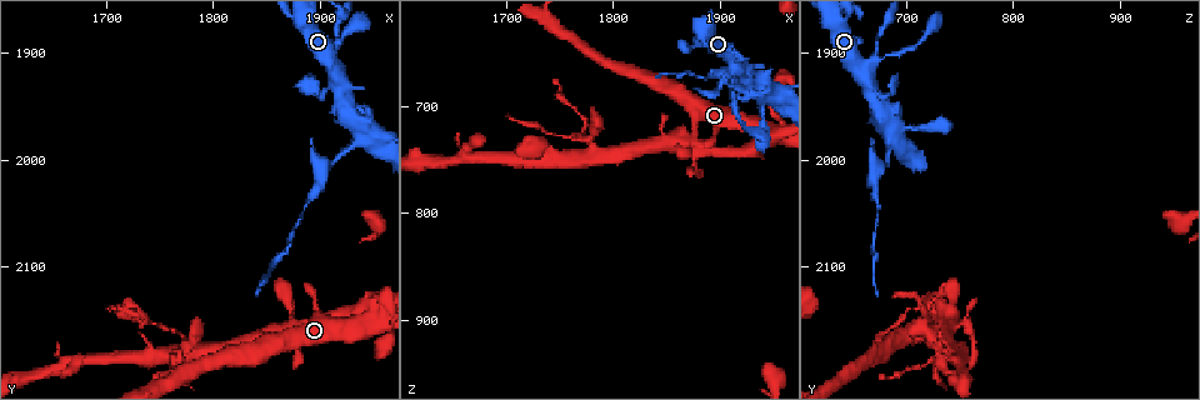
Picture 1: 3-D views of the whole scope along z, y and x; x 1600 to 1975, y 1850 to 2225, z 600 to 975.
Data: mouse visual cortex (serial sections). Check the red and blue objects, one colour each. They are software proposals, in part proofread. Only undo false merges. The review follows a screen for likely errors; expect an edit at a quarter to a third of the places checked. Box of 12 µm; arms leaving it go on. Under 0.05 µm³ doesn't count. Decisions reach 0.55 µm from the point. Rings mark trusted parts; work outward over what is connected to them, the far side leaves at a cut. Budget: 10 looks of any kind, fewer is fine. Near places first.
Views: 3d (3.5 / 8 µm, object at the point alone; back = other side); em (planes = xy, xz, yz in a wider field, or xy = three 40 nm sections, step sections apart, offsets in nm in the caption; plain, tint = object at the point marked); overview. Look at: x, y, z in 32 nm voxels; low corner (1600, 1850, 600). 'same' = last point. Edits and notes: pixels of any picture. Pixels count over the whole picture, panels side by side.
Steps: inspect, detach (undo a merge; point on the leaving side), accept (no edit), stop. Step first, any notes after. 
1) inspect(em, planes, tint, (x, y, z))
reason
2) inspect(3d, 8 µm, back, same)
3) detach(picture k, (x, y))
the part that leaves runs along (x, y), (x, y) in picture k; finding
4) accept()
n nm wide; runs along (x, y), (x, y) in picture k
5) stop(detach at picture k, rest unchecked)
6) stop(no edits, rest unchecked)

inspect(3d, 3.5 µm, (1956, 2146, 724))
thick turns thin

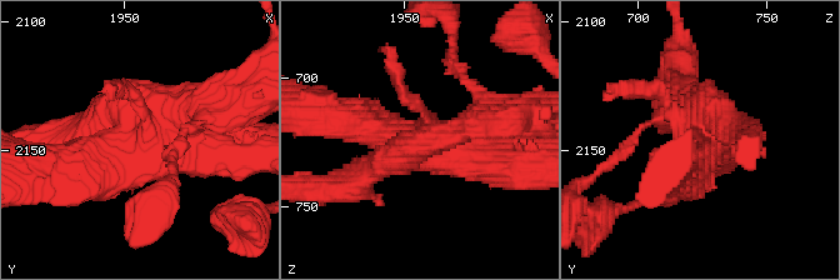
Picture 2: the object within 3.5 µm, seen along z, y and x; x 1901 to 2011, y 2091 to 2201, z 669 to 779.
inspect(em, planes, tint, (1953, 2146, 727))

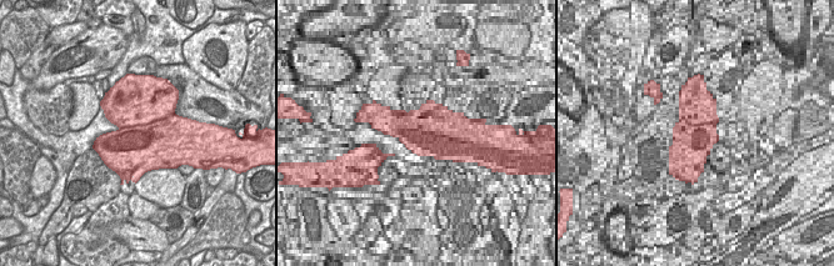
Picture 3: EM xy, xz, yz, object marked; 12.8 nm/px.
detach(picture 2, (189, 88))
a second cell is stuck on

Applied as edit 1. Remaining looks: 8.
inspect(overview)
see it whole again

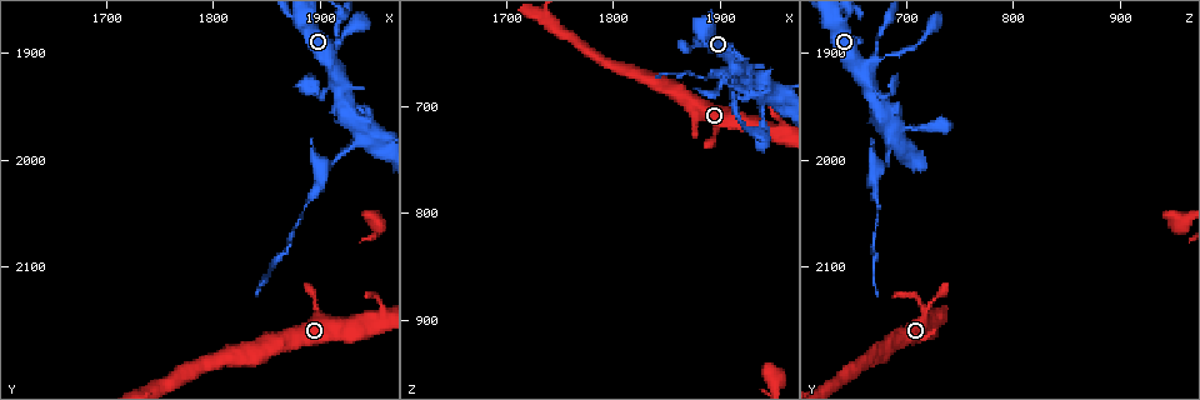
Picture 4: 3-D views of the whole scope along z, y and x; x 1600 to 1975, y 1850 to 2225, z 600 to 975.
inspect(3d, 8 µm, (1946, 1974, 688))
a fork

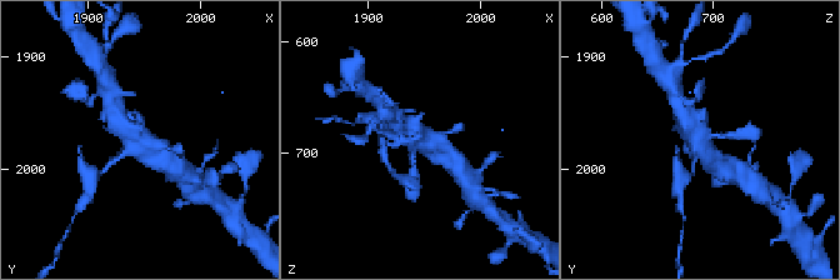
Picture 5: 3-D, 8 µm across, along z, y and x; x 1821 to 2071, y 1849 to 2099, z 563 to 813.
inspect(em, xy, step 1, tint, (1948, 1978, 688))
shape alone is not enough

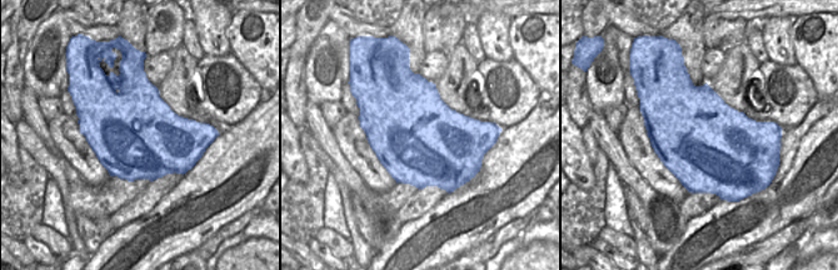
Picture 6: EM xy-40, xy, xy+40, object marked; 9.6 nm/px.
accept()
runs along (115, 110), (133, 141), (159, 159) in picture 5; one cell here

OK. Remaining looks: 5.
inspect(3d, 8 µm, (1904, 2008, 672))
a narrow waist

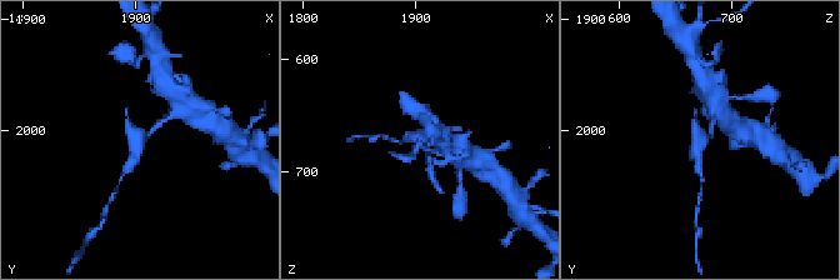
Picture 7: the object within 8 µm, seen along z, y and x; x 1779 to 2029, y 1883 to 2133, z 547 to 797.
inspect(3d, 3.5 µm, (1902, 2010, 676))
zoom in

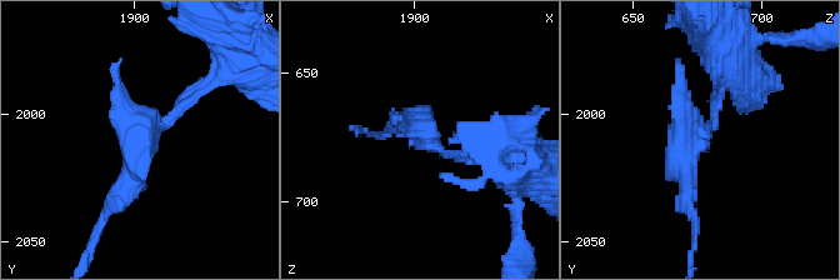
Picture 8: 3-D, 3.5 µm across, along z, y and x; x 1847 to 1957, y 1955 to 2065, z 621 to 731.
inspect(em, xy, step 2, tint, (1904, 2008, 675))

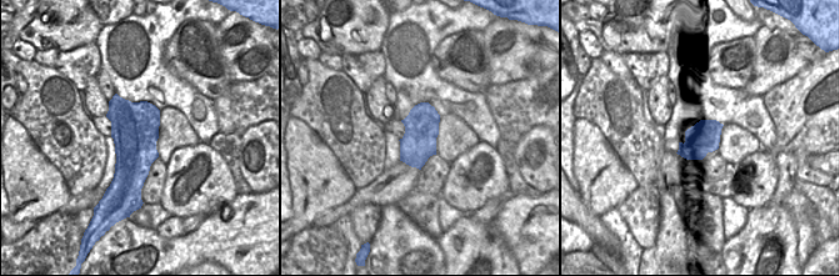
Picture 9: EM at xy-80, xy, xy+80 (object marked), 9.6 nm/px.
detach(picture 8, (143, 124))
the part that leaves runs along (159, 128), (144, 135), (101, 224) in picture 8; a second cell is stuck on

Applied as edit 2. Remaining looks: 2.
stop(detach at picture 2, detach at picture 8, rest unchecked)

